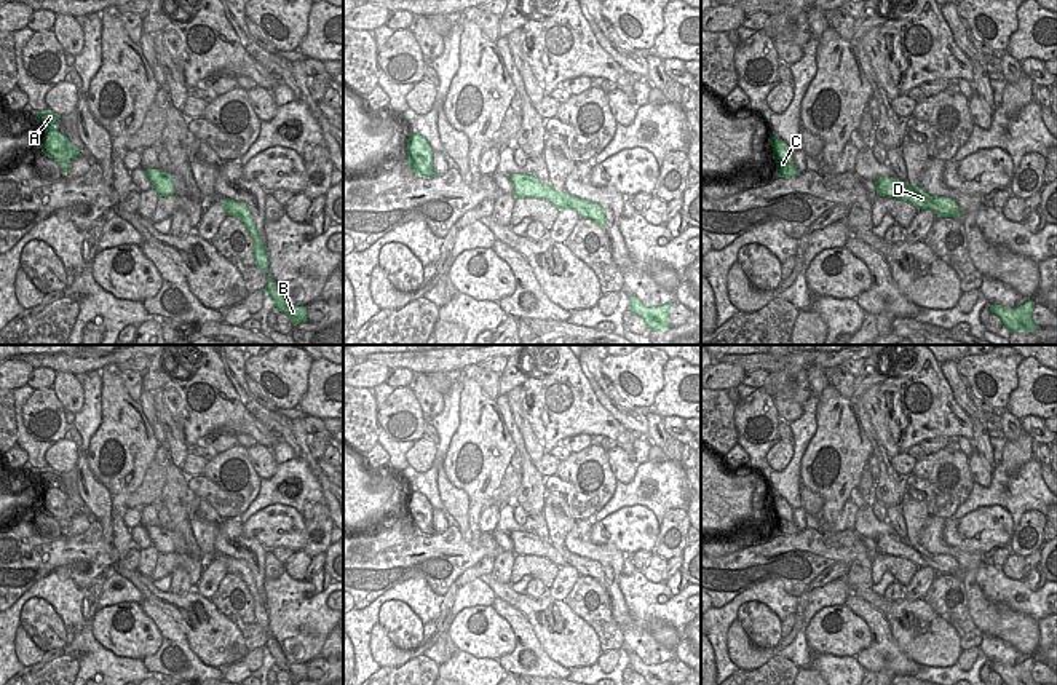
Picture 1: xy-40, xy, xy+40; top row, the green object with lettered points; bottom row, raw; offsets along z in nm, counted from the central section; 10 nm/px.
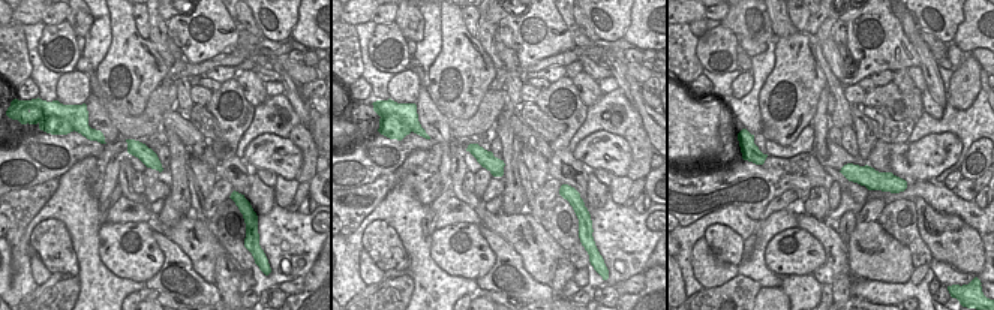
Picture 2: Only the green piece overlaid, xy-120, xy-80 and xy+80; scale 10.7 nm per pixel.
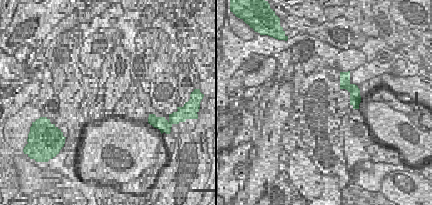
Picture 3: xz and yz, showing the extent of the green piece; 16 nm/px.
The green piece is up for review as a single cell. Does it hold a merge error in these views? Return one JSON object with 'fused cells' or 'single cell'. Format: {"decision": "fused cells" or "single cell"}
{"decision": "fused cells"}

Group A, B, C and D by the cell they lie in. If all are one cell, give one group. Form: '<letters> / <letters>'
A B D / C

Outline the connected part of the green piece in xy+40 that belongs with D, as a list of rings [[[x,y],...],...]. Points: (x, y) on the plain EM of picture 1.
[[[878,535],[875,543],[878,554],[904,557],[916,567],[931,567],[937,575],[960,576],[960,564],[952,556],[932,554],[926,551],[923,544],[909,544],[907,540],[902,540],[897,535]]]

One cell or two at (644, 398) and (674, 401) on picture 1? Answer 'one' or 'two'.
two

